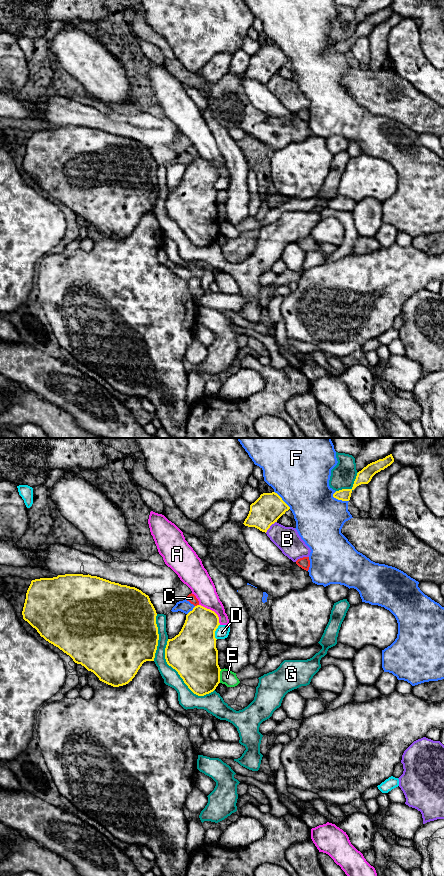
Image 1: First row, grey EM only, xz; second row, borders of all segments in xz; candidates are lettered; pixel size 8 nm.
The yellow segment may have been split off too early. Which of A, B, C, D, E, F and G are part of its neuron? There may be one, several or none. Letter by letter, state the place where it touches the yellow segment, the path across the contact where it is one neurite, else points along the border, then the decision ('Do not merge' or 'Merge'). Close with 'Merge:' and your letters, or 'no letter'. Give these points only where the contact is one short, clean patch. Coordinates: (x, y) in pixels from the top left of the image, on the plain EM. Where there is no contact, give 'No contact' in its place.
A: Touches yellow at xz (213, 163). Boundary: xz (199, 156), (211, 161), (217, 167), (220, 176). Do not merge
B: Touches yellow at xz (270, 77). Do not merge
C: Touches yellow at xz (197, 157). Do not merge
D: Touches yellow at xz (214, 184). Do not merge
E: Touches yellow at xz (219, 228). Boundary: xz (221, 221), (219, 234). Do not merge
F: Touches yellow at xz (340, 51). Do not merge
G: Touches yellow at xz (179, 226). Do not merge
Merge: no letter

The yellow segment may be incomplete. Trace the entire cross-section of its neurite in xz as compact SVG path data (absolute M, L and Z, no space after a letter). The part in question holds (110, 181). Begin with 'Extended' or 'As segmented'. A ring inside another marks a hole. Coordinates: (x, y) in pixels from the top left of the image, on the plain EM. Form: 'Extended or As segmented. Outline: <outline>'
As segmented. Outline: M89 126L35 131L27 142L22 167L46 193L69 207L75 215L93 224L100 233L113 239L128 236L144 214L154 213L159 192L157 165L149 148L135 139Z

